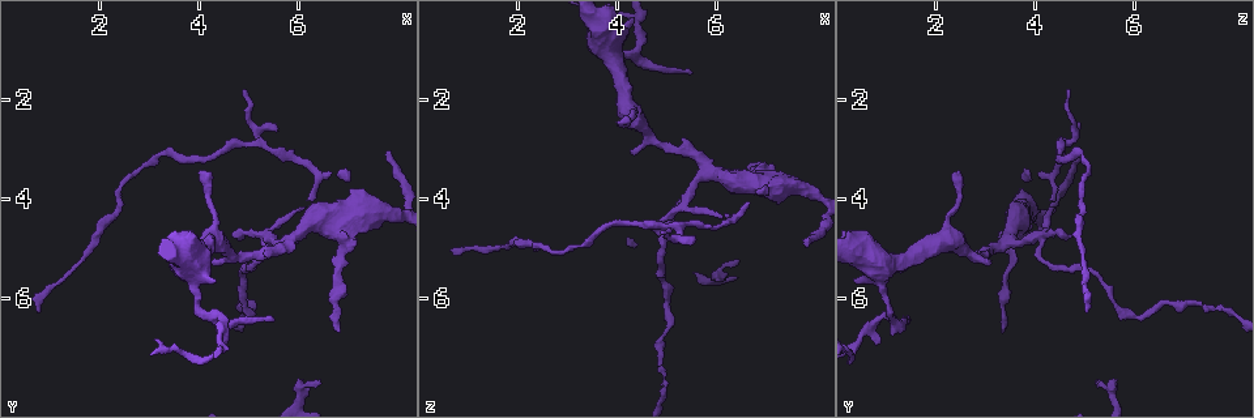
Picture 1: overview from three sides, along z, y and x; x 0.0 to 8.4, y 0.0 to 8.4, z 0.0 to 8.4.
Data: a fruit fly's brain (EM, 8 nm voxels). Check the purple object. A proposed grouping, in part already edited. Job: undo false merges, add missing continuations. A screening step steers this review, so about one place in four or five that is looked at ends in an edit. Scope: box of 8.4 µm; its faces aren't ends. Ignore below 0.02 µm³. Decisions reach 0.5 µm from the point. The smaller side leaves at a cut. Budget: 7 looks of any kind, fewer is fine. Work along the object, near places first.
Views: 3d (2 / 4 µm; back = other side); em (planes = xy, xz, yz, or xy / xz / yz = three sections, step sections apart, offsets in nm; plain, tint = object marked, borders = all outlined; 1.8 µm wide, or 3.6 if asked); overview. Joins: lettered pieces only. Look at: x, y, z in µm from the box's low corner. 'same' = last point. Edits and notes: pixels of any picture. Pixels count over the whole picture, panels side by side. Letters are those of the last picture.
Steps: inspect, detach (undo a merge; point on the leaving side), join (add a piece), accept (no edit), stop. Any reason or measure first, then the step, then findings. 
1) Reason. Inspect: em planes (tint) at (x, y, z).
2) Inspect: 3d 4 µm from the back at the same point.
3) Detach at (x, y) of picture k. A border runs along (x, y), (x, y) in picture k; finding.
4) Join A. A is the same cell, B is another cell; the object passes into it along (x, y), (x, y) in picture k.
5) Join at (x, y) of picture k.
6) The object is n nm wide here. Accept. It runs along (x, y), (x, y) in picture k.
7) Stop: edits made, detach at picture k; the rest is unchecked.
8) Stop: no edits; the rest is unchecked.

Tapers out. Inspect: 3d 2 µm at (7.80, 3.05, 4.90).

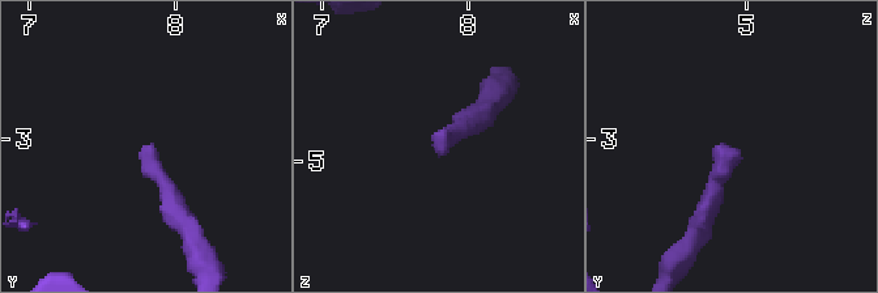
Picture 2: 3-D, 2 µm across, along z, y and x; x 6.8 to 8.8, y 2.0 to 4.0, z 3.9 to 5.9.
Inspect: em planes (plain) at (7.84, 3.06, 4.92).

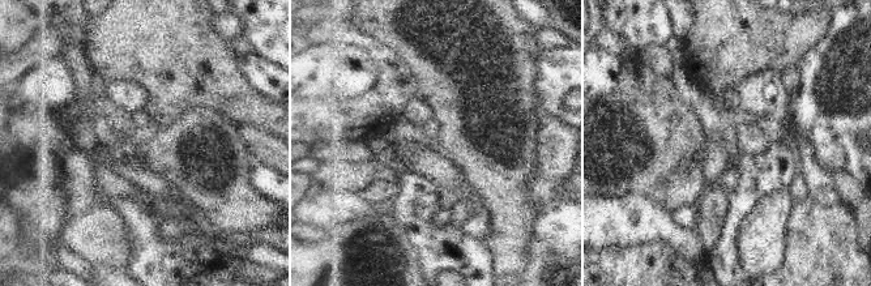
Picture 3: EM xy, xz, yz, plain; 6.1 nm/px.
Inspect: em planes (borders) at the same point.

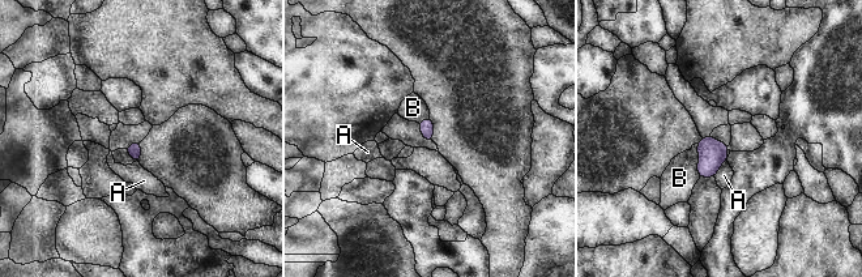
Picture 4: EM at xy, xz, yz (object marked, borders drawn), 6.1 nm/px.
The longest contact is with B, 220 nm. Accept. A and B are other cells; a border runs along (726, 160), (713, 177) in picture 4; no lettered piece goes on from it.

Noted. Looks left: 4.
Inspect: em planes (borders) at (5.55, 2.65, 4.80).

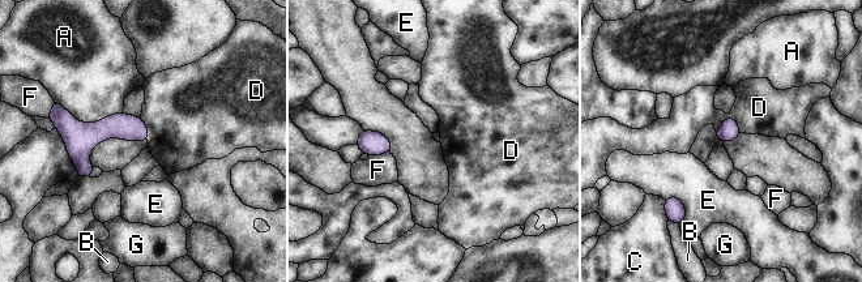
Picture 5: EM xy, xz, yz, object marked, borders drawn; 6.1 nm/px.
Accept. A, B, C, D, E, F and G are other cells; a border runs along (741, 128), (729, 116), (716, 132) in picture 5; no lettered piece goes on from it.

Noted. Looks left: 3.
Free end. Inspect: 3d 4 µm from the back at (6.85, 6.70, 3.35).

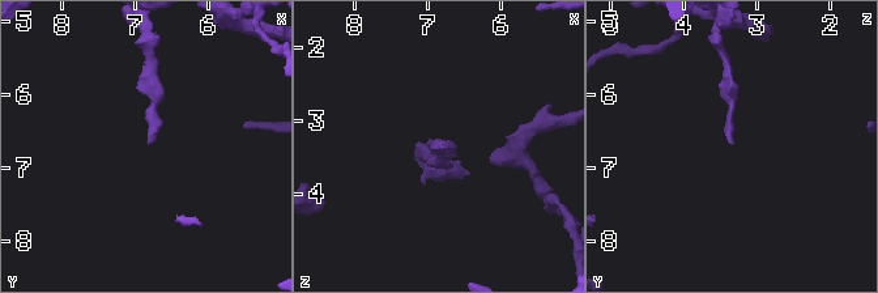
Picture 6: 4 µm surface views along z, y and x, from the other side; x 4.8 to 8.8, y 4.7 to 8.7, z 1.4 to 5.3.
Now the EM. Inspect: em planes (plain) at (6.85, 6.70, 3.35).

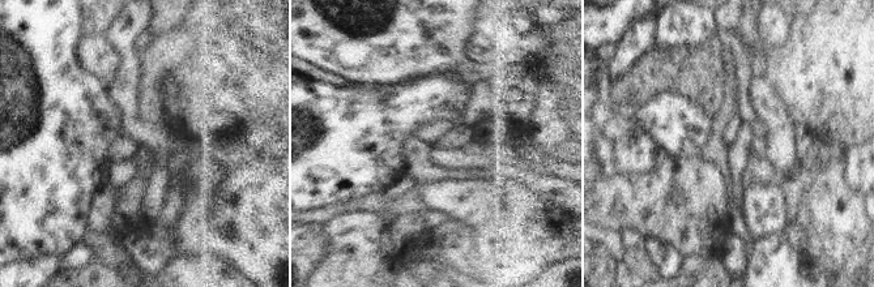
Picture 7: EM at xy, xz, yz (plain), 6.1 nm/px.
Inspect: em planes (borders) at the same point.

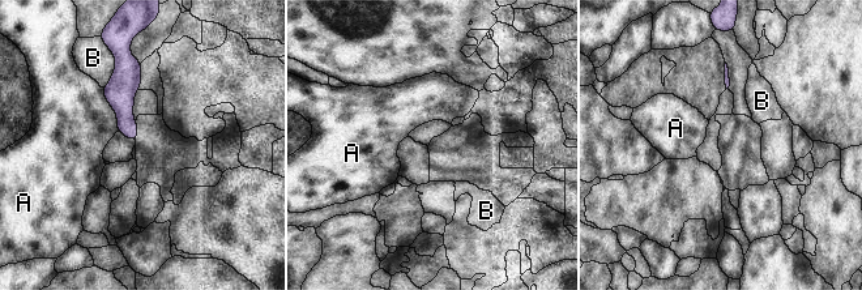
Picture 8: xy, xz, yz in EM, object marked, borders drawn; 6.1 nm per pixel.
Accept. A and B are other cells; a border runs along (102, 88), (118, 131) in picture 8; no lettered piece goes on from it.

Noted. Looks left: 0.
Stop: no edits; the rest is unchecked.

